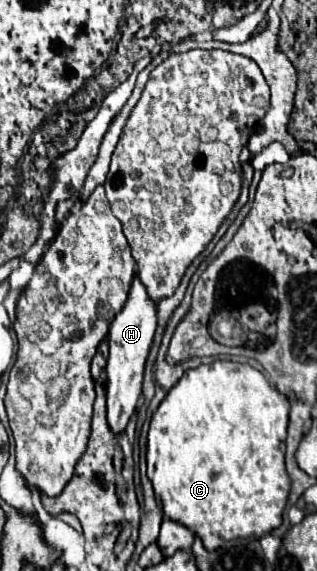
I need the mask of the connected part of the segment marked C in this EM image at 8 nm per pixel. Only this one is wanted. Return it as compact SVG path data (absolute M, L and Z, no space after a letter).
M216 360L186 370L152 414L146 458L154 494L162 504L162 512L194 532L206 550L230 548L250 538L262 538L282 524L290 490L290 478L284 468L288 410L288 400L266 382L262 372L248 364Z

